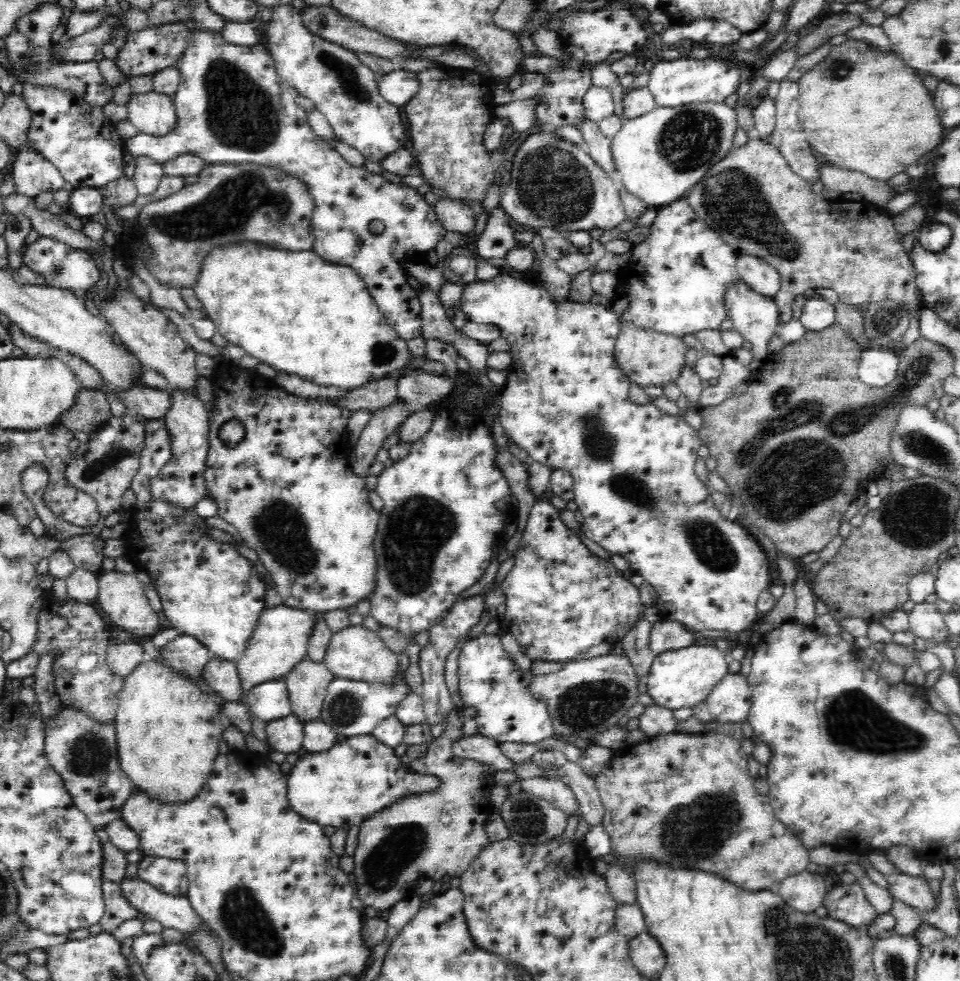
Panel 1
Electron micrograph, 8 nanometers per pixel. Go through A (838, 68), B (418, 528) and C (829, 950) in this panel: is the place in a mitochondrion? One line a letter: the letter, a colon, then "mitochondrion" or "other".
A: mitochondrion
B: mitochondrion
C: mitochondrion

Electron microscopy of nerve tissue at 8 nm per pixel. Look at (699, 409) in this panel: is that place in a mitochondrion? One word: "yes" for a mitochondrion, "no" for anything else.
no

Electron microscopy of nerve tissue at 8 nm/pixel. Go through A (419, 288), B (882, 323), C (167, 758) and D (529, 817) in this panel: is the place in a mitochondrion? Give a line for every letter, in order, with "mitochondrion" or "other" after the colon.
A: other
B: mitochondrion
C: other
D: mitochondrion

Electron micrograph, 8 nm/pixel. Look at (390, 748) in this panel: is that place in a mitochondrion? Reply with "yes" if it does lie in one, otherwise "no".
no

